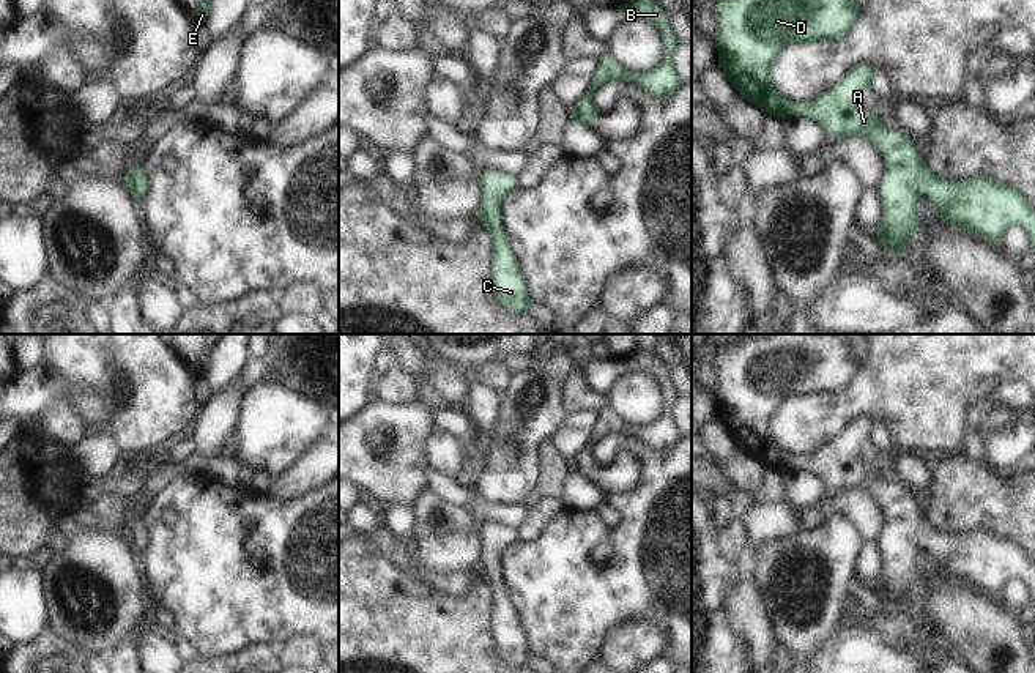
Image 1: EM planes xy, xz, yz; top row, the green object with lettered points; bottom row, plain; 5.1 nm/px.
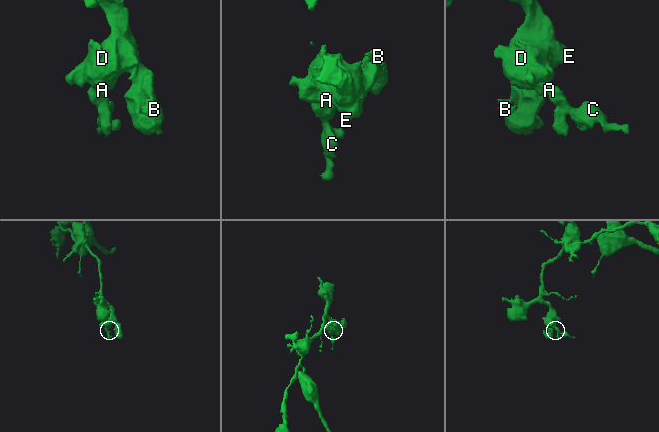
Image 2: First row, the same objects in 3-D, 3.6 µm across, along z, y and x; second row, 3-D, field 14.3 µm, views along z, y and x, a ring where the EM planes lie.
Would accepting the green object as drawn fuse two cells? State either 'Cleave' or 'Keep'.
Keep

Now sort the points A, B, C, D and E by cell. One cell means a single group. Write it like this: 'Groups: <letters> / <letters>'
Groups: A B C D E

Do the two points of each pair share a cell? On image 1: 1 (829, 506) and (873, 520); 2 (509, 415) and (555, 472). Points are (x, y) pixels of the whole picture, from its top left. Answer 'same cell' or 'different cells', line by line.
1: same cell
2: different cells

